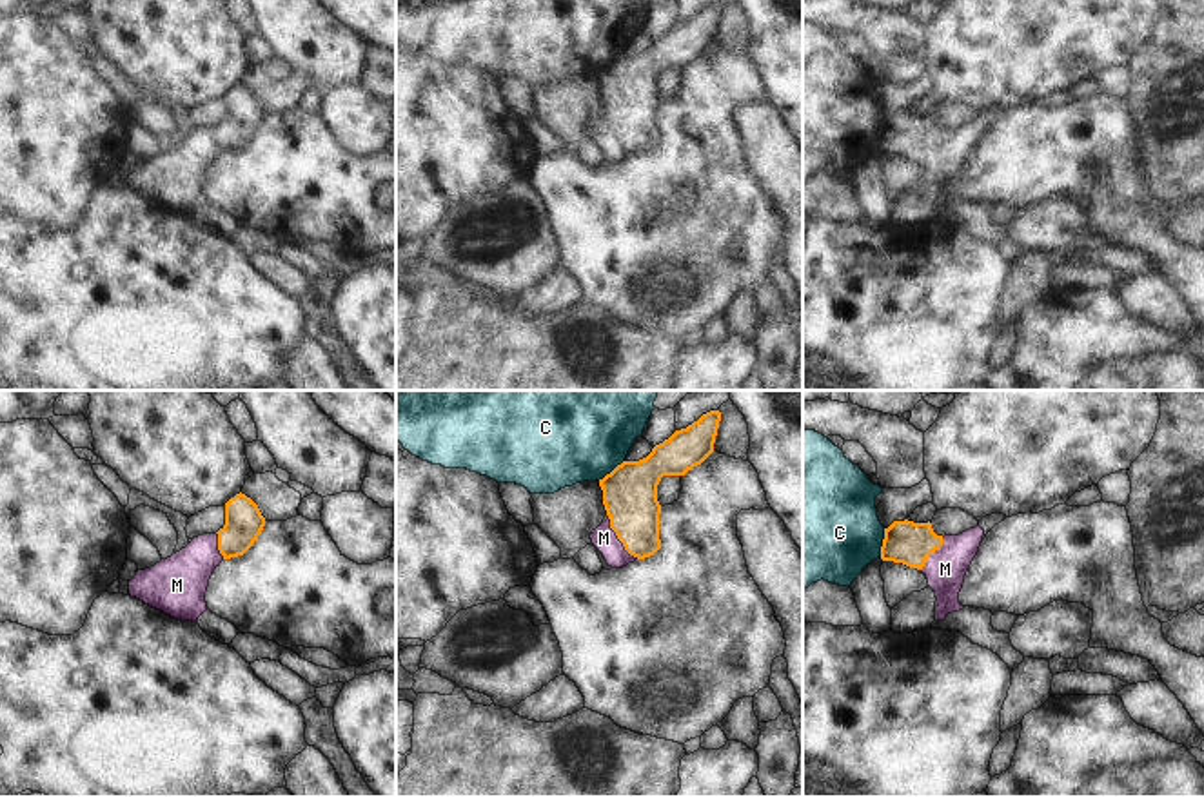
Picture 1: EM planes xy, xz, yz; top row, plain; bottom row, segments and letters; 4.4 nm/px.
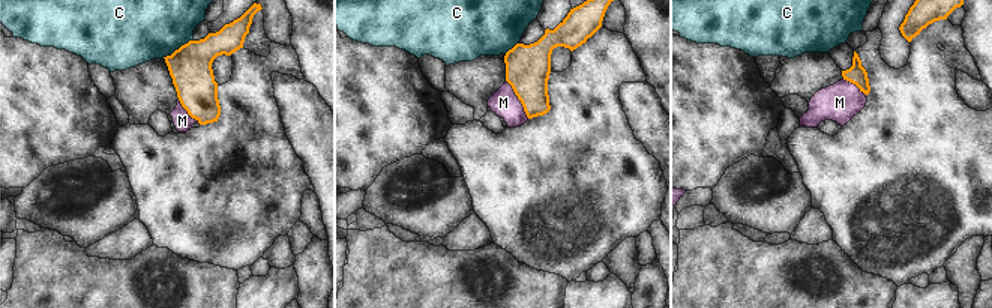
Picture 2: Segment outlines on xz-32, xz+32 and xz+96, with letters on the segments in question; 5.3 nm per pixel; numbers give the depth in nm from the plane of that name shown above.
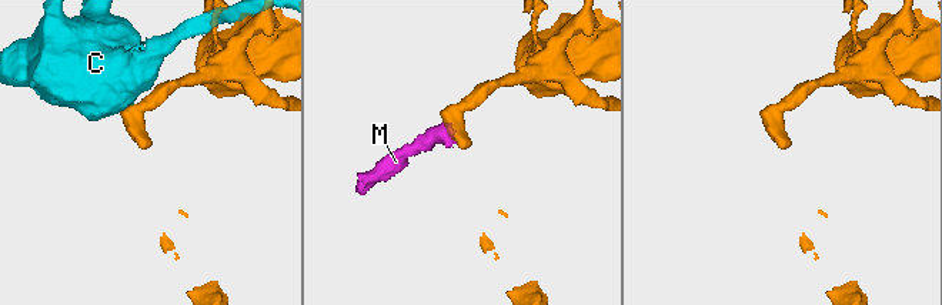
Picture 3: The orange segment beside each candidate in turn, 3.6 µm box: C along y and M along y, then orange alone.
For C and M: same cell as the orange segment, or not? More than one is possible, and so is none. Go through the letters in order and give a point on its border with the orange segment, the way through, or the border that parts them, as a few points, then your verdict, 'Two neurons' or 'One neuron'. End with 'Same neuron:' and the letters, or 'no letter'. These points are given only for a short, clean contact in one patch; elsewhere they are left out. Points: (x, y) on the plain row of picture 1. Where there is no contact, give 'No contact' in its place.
C: Touches orange at yz (883, 137). Boundary: yz (885, 122), (879, 149). Two neurons
M: Touches orange at xz (618, 131). Path across: xz (631, 84), (631, 118), (618, 131), (603, 131). One neuron
Same neuron: M

